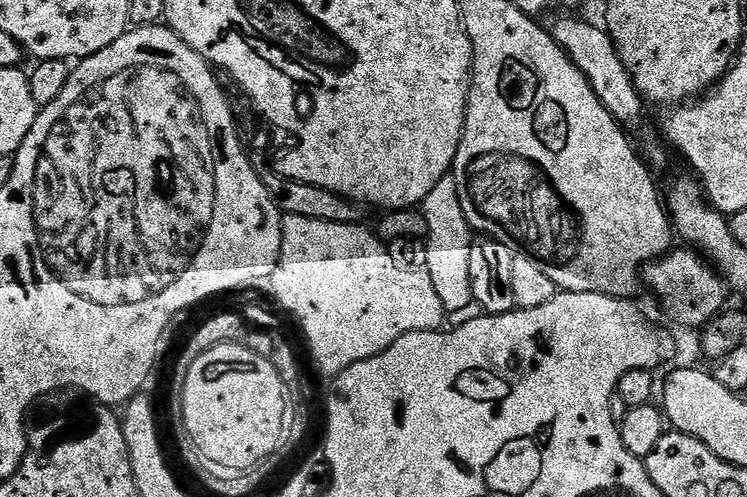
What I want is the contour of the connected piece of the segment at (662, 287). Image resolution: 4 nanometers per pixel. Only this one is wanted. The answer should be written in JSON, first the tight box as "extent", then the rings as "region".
{"extent":[642,246,730,330],"region":[[[688,246],[677,247],[668,255],[652,261],[643,269],[642,280],[647,287],[648,284],[652,287],[652,292],[660,299],[665,314],[674,323],[696,330],[703,329],[704,325],[725,311],[724,299],[730,293],[723,275],[701,253]]]}

